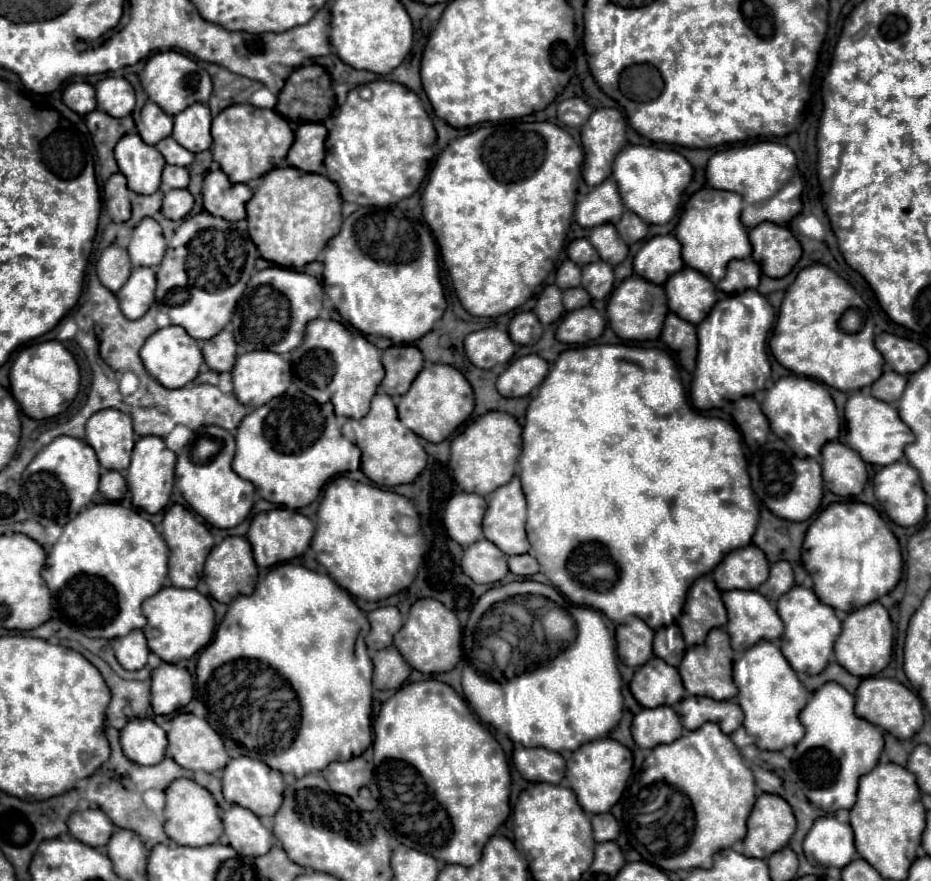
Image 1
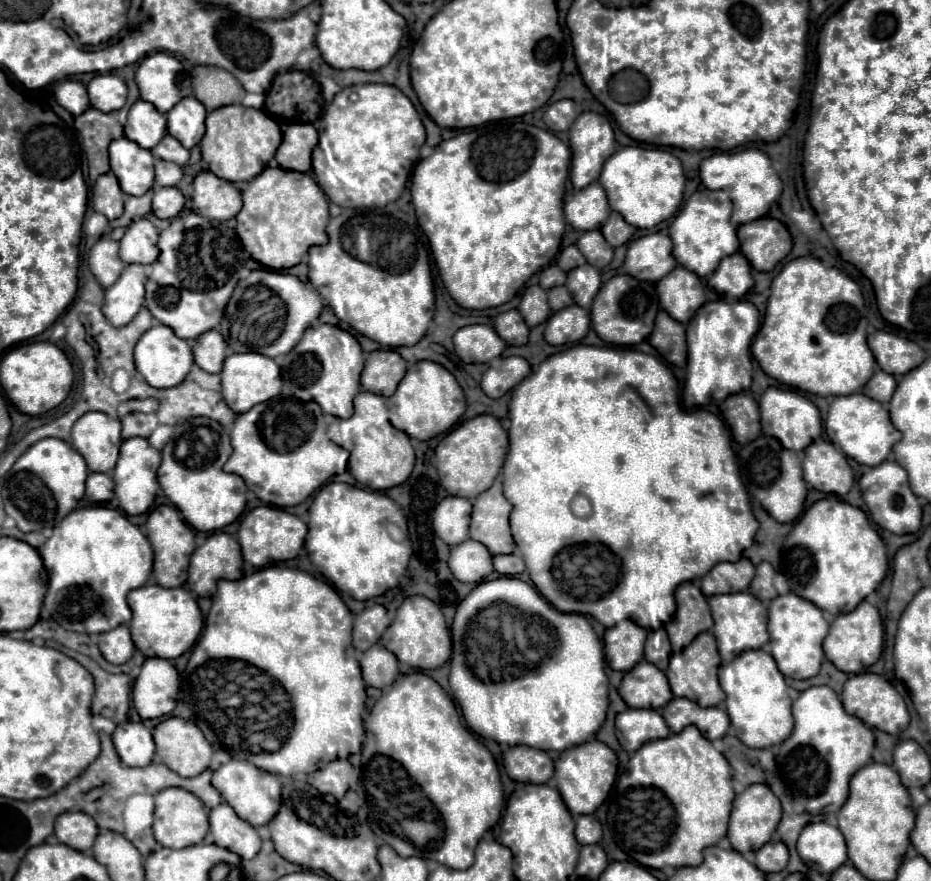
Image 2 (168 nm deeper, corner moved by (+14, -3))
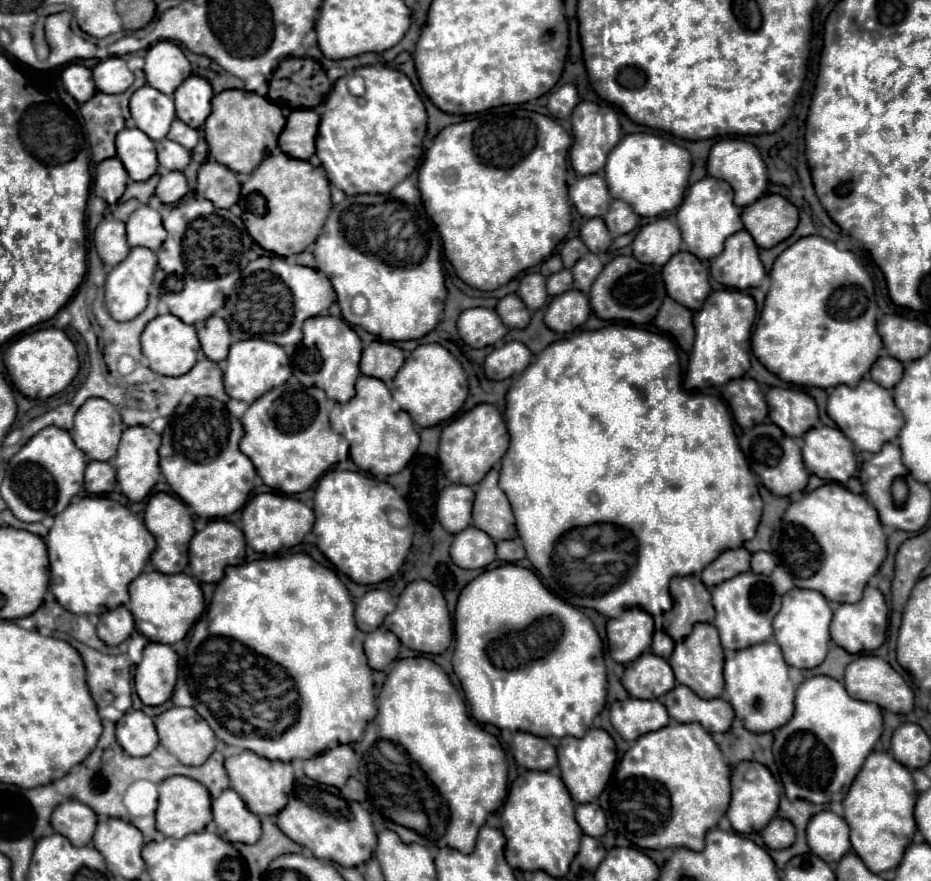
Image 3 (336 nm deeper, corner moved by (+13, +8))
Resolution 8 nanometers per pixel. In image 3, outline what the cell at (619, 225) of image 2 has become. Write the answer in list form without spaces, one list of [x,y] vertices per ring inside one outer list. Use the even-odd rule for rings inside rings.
[[[614,199],[610,205],[610,211],[604,215],[604,223],[610,229],[610,233],[614,237],[618,237],[618,235],[630,233],[638,225],[638,215],[634,215],[634,211],[628,203]]]

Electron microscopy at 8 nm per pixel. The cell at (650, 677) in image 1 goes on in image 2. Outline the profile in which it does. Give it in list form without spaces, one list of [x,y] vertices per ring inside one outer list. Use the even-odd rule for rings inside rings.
[[[641,660],[633,670],[625,672],[619,694],[629,708],[661,708],[673,694],[665,674],[651,662]]]

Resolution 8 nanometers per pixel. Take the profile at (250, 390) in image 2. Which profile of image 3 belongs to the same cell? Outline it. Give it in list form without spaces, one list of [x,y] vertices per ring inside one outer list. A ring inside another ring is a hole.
[[[246,339],[230,345],[230,353],[224,369],[224,387],[232,399],[252,403],[254,399],[258,399],[258,395],[264,395],[266,391],[286,383],[290,375],[292,375],[290,357],[280,345],[268,343],[264,339]]]

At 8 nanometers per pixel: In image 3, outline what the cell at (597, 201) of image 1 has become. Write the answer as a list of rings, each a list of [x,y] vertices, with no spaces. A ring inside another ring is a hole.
[[[602,175],[578,177],[570,187],[570,201],[584,217],[604,217],[610,205],[610,193]]]

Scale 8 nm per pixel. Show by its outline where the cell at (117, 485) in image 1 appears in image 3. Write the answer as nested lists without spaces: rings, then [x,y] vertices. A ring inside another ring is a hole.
[[[90,461],[86,467],[86,491],[92,495],[106,495],[116,485],[116,471],[110,463]]]

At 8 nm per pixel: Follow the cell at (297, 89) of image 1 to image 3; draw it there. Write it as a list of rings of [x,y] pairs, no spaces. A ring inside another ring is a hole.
[[[310,57],[284,59],[270,81],[268,99],[288,109],[312,109],[324,101],[330,91],[324,67]]]

